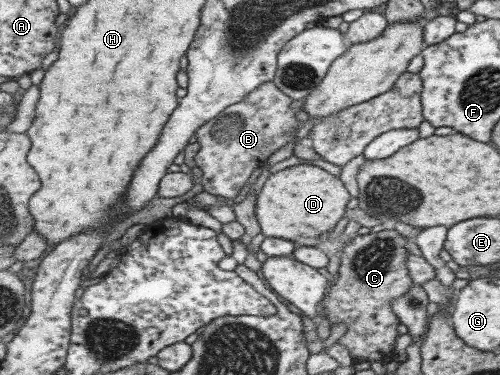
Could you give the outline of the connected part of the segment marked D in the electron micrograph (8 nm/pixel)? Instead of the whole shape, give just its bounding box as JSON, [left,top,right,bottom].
[255,164,350,246]

